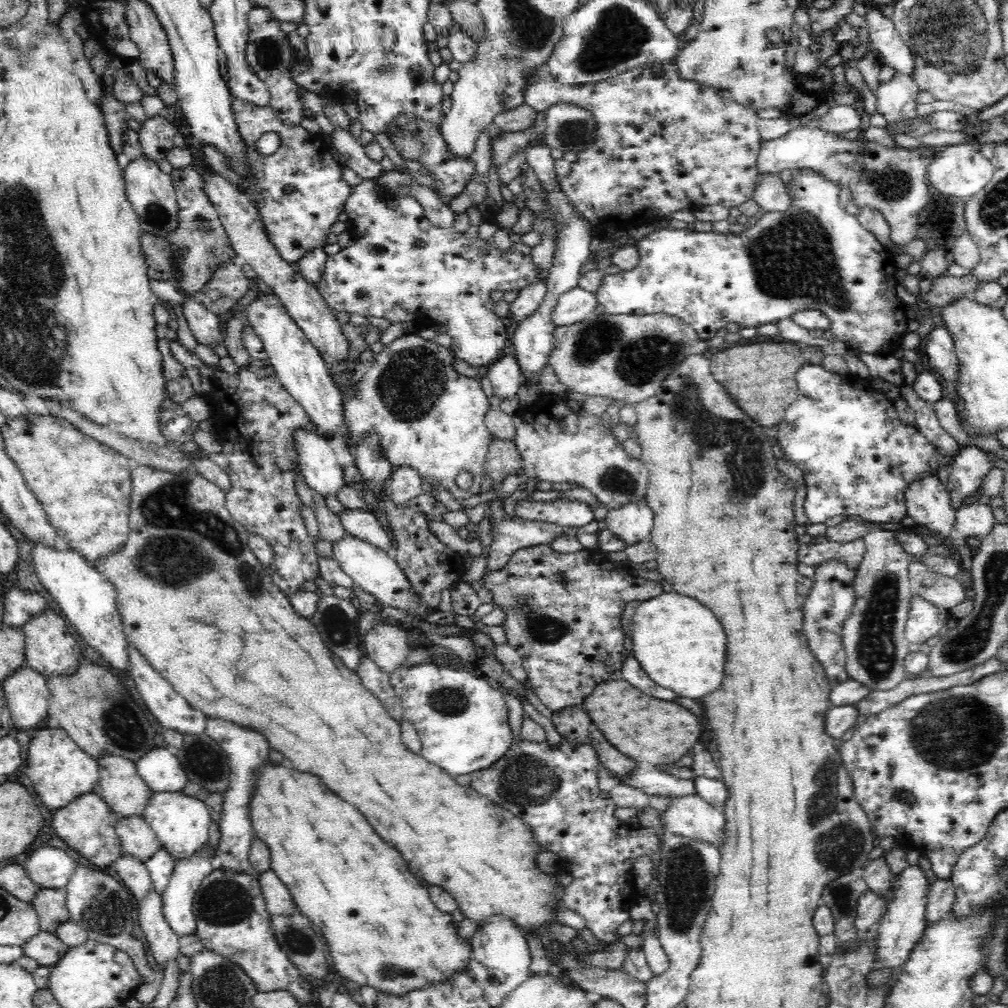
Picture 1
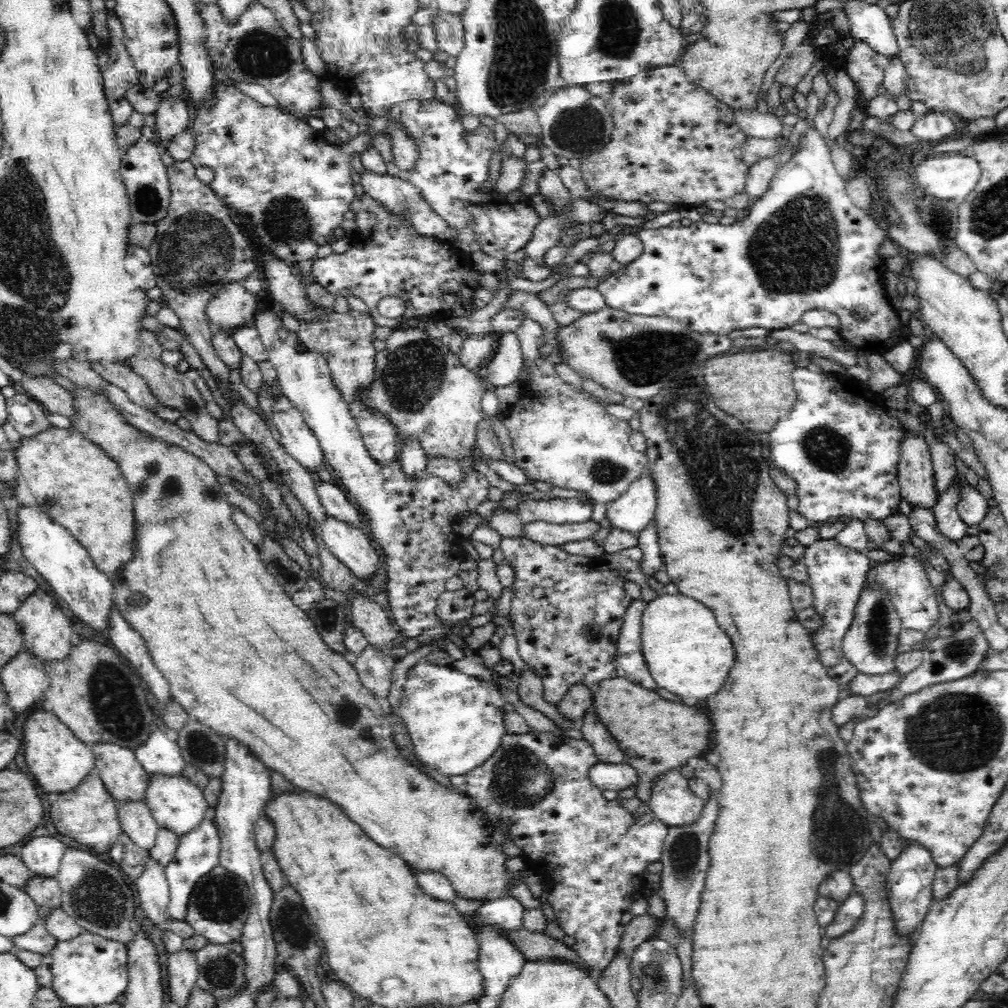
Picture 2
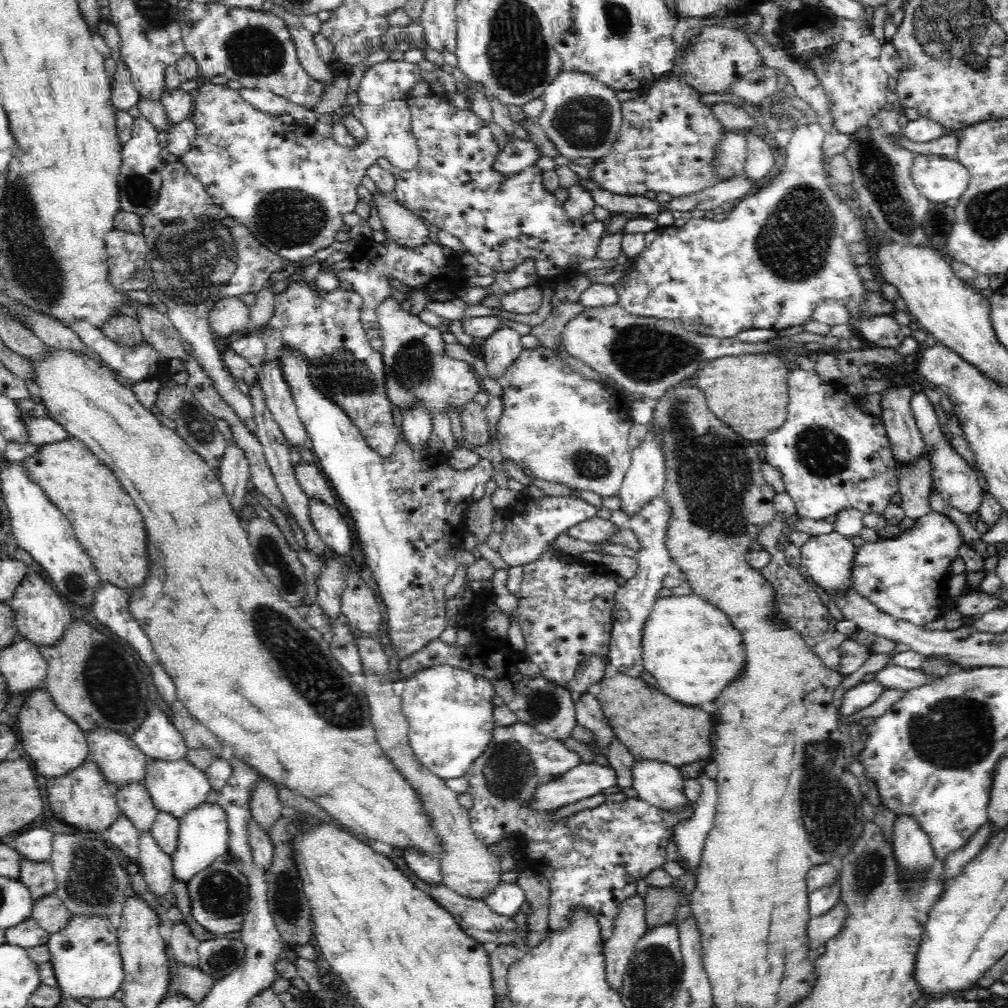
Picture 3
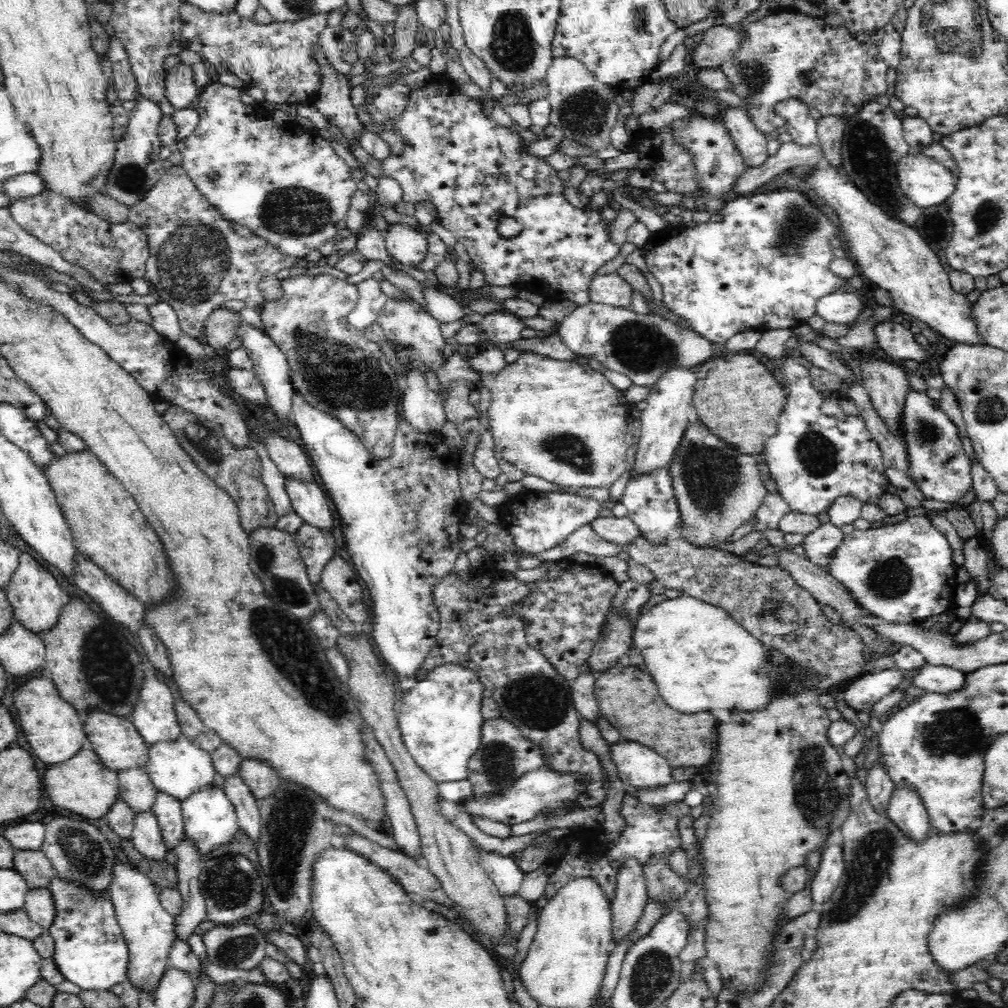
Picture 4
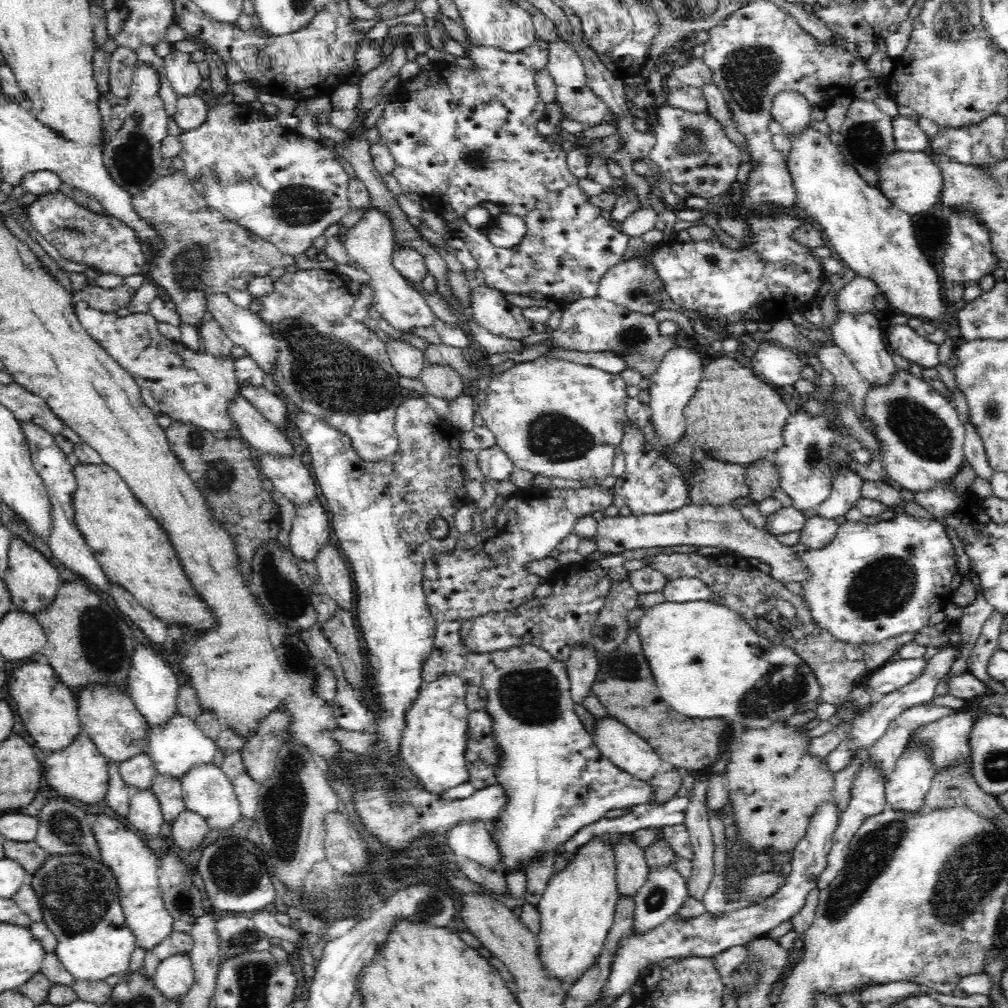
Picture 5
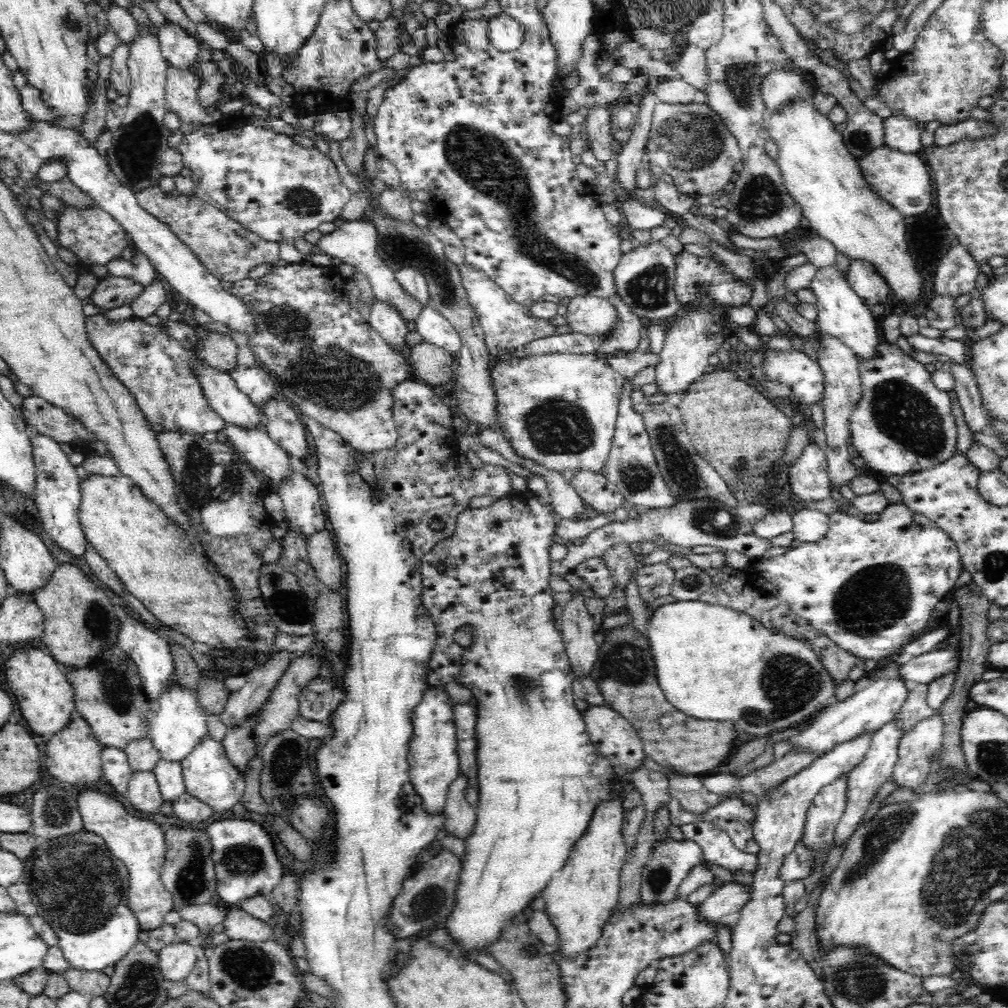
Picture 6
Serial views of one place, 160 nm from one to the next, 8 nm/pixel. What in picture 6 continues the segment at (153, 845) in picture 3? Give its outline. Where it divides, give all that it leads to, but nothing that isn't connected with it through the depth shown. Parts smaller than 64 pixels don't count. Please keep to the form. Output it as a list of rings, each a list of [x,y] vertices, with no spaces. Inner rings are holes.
[[[134,772],[129,780],[128,802],[138,814],[158,814],[164,802],[153,772]]]

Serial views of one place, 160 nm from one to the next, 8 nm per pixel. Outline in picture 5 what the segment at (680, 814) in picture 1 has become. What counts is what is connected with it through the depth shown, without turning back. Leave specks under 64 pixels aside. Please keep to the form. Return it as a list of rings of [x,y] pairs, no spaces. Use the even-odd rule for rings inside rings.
[[[614,716],[598,718],[592,726],[591,736],[602,756],[618,768],[643,781],[659,774],[662,766],[659,754]]]

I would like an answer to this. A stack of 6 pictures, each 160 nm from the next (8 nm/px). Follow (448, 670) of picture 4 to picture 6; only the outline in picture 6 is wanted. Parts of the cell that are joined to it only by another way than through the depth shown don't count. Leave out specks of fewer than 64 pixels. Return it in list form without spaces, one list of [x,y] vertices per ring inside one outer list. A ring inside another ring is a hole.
[[[438,685],[423,695],[423,700],[414,707],[411,718],[413,736],[410,738],[407,754],[410,765],[409,777],[415,793],[422,801],[423,810],[431,815],[443,812],[449,785],[461,772],[455,740],[455,722],[451,710],[453,704],[445,688]]]

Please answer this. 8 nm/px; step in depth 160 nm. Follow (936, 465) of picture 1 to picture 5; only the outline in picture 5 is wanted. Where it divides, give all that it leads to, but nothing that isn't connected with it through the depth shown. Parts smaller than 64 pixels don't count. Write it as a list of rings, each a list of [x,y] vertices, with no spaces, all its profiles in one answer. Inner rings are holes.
[[[758,342],[758,349],[751,357],[753,373],[770,377],[782,386],[798,382],[801,360],[795,350],[785,349],[778,344]],[[798,401],[795,414],[788,418],[788,424],[784,428],[784,445],[777,453],[770,457],[780,473],[779,486],[790,496],[792,507],[796,510],[808,510],[817,508],[822,504],[830,490],[832,490],[832,474],[834,468],[830,467],[829,454],[833,444],[844,449],[853,460],[859,464],[870,464],[870,452],[862,445],[862,442],[846,430],[846,424],[836,426],[834,417],[829,411],[810,415],[802,409],[802,402]]]

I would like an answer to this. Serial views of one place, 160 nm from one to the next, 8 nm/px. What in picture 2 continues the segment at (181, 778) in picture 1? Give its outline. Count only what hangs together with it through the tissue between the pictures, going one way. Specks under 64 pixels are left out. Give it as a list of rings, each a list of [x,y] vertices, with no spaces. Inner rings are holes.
[[[160,730],[148,735],[134,753],[148,774],[178,775],[184,770],[185,762],[181,747],[176,746],[176,740],[170,742],[166,734]]]

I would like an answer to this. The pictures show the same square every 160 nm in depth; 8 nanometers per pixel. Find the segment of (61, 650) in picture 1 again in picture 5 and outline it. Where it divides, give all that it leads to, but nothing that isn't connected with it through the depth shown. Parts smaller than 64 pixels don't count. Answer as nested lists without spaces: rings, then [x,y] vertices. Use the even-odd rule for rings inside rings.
[[[18,535],[11,536],[7,552],[9,562],[3,577],[10,591],[12,604],[13,606],[21,607],[21,610],[29,611],[30,614],[37,615],[40,610],[43,610],[55,598],[55,592],[61,582],[58,570],[46,560],[41,551],[38,551],[36,547],[30,546]]]

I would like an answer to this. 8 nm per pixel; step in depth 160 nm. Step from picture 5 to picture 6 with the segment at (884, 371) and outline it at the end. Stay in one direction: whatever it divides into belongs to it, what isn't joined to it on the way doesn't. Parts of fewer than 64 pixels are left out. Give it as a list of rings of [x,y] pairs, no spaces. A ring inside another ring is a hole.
[[[826,266],[826,268],[818,268],[809,287],[817,298],[816,322],[819,330],[835,336],[851,348],[858,359],[871,355],[880,340],[878,319],[873,316],[867,304],[851,289],[848,278],[844,278],[836,266]]]

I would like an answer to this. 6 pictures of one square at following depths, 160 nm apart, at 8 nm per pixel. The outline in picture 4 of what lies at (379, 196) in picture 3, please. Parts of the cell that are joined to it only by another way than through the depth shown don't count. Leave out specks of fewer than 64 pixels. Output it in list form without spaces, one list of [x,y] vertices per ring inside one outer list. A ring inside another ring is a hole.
[[[389,224],[384,236],[387,252],[400,263],[412,266],[426,258],[429,242],[422,230],[407,224]]]

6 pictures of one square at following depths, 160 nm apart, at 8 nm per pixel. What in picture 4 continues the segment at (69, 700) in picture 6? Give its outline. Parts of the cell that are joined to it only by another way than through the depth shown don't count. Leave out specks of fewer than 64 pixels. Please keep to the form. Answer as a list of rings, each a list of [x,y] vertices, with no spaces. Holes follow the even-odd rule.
[[[30,678],[14,692],[14,706],[20,716],[20,729],[26,732],[26,740],[32,748],[32,754],[44,764],[64,762],[78,754],[78,750],[87,744],[87,735],[83,726],[82,714],[58,693],[53,680],[47,678]]]

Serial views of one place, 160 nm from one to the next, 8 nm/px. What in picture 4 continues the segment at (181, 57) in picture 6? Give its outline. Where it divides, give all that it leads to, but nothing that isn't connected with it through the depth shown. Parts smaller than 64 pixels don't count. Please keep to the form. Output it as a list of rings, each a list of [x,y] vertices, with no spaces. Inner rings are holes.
[[[180,63],[166,70],[165,95],[175,110],[186,108],[198,96],[199,87],[194,85],[191,66]]]

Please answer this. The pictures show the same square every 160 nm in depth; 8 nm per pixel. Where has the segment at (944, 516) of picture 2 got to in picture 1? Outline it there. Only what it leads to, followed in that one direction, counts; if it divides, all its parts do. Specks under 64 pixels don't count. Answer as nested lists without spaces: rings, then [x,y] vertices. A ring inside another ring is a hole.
[[[966,446],[955,456],[946,485],[951,508],[958,510],[962,499],[980,490],[985,474],[992,470],[996,459],[994,452],[984,452],[975,446]]]

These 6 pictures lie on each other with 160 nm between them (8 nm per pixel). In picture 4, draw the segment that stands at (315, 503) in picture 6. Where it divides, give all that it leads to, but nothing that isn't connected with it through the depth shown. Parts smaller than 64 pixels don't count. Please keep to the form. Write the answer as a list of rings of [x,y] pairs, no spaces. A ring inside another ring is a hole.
[[[306,523],[302,524],[295,535],[299,555],[304,561],[309,581],[313,587],[316,587],[321,584],[320,574],[326,562],[336,555],[337,542],[332,532],[320,530]]]

